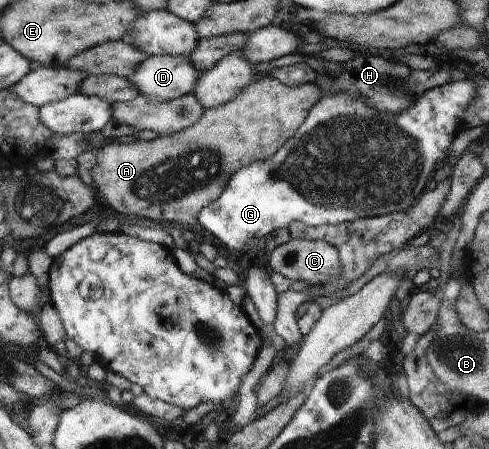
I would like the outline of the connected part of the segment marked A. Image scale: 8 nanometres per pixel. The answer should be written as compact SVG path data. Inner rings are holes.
M267 75L247 86L231 102L217 108L204 108L201 120L179 133L159 135L153 140L134 141L131 144L108 142L99 150L97 164L91 168L92 184L97 186L102 201L119 214L149 218L161 225L191 226L199 221L200 210L224 193L225 186L237 170L258 160L273 158L304 124L313 105L322 97L321 88L314 81L290 87Z

